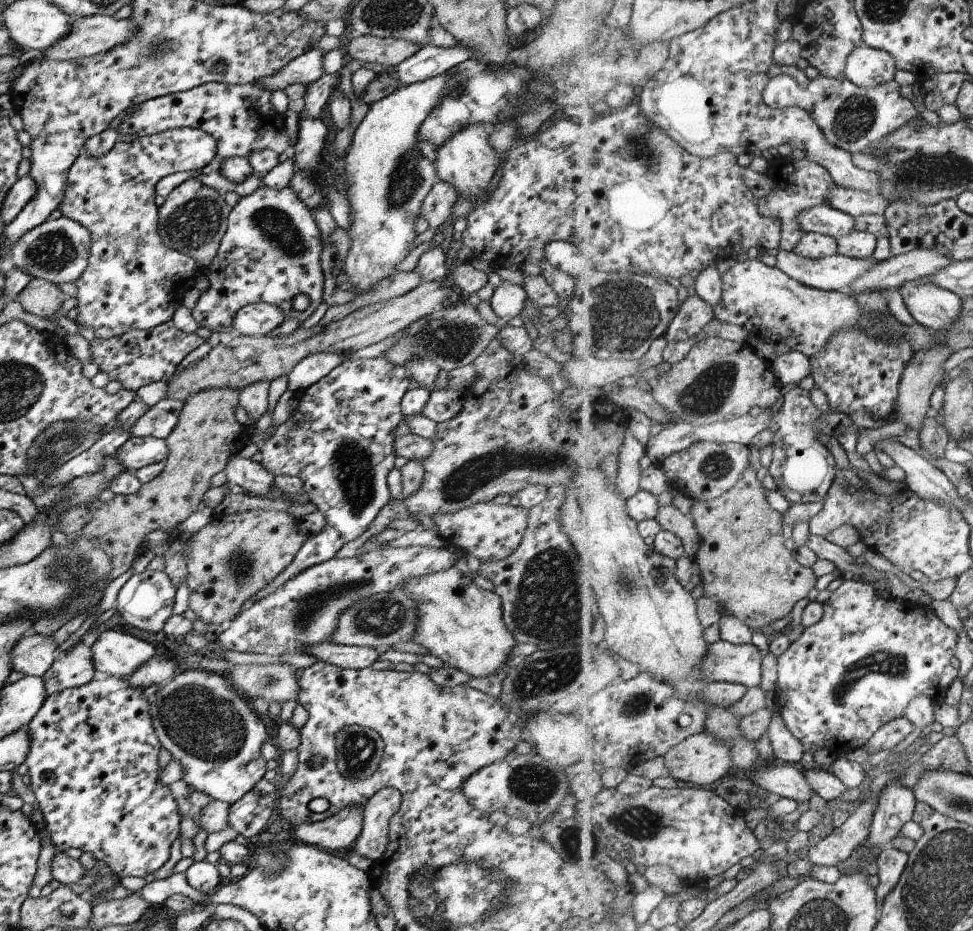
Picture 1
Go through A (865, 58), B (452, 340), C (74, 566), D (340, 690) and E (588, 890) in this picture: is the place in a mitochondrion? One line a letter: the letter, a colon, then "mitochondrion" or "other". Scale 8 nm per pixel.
A: other
B: mitochondrion
C: mitochondrion
D: other
E: other

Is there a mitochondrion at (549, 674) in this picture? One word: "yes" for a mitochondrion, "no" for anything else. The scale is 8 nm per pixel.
yes

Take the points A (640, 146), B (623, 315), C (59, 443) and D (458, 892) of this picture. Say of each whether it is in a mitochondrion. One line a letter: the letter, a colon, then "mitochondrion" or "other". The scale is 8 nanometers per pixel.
A: mitochondrion
B: mitochondrion
C: mitochondrion
D: mitochondrion

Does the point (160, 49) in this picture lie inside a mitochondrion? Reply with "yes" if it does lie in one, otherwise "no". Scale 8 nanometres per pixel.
yes

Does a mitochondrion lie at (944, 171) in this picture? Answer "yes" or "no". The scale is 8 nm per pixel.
yes

